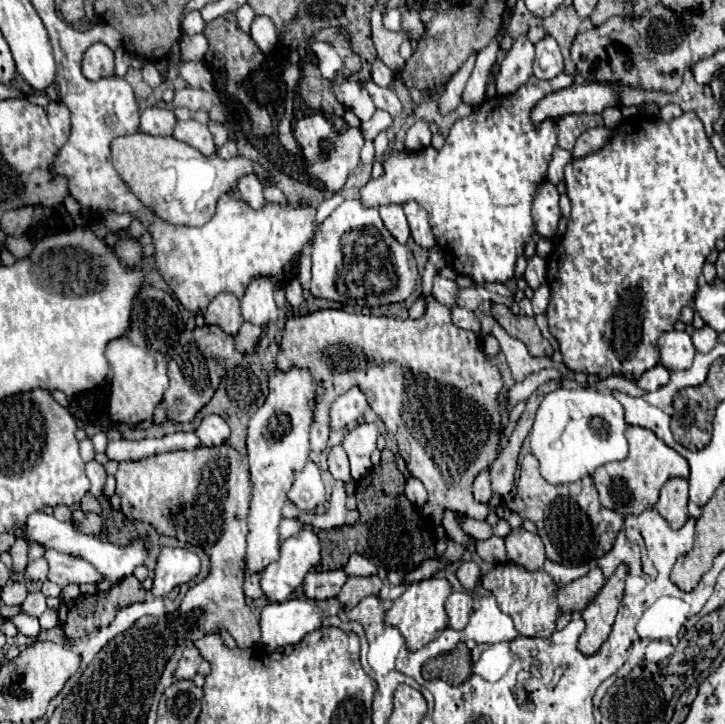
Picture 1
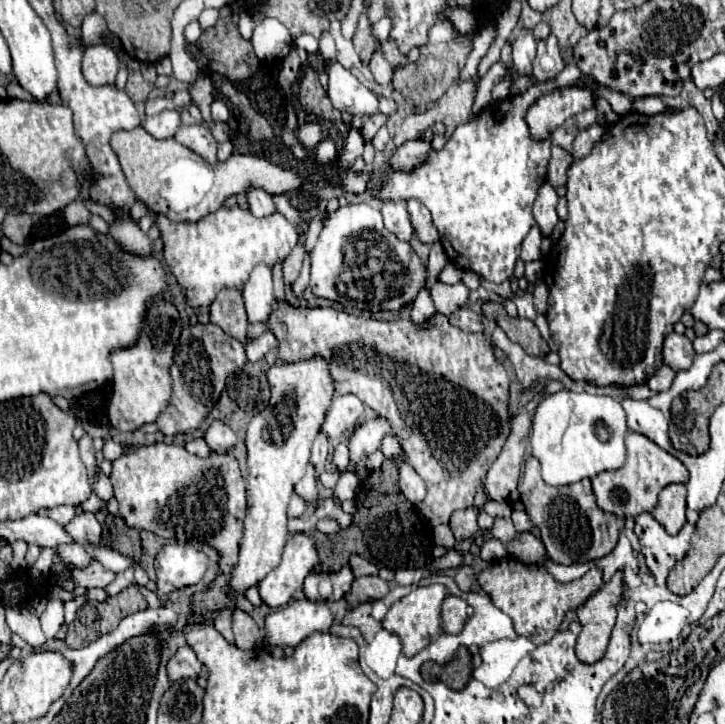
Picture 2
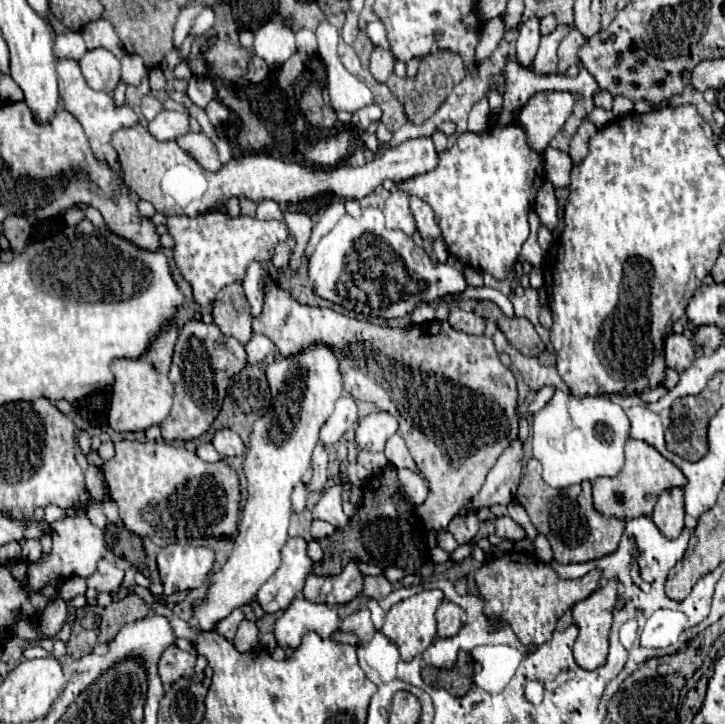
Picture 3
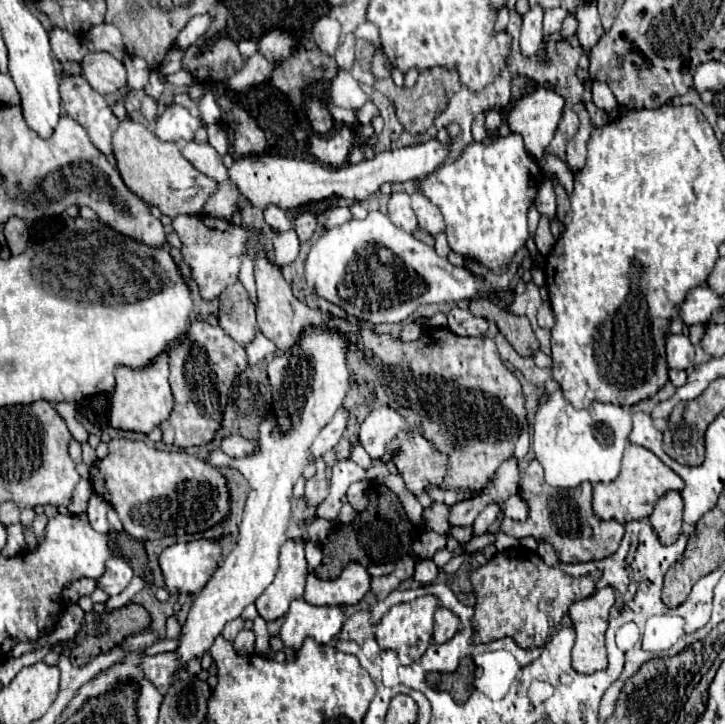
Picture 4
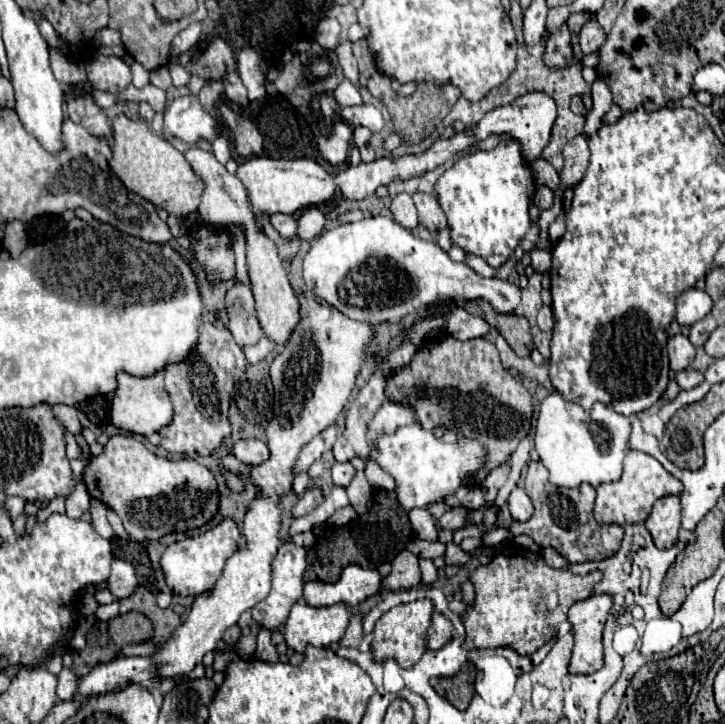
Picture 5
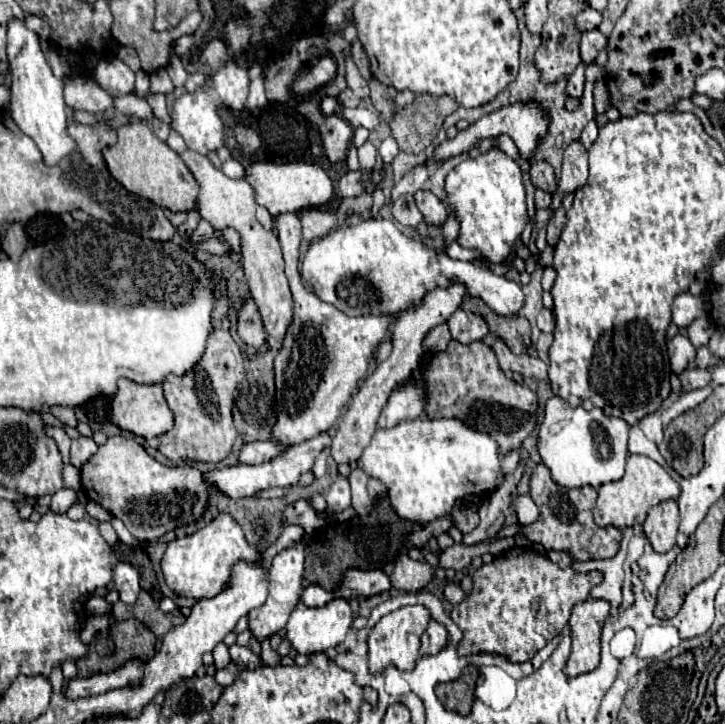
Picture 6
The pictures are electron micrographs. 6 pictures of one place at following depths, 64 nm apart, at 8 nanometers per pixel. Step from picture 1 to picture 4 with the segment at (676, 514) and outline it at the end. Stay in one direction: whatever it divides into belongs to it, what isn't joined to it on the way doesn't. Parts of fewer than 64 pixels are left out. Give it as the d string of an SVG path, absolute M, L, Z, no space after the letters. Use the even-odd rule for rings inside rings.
M678 490L666 492L654 506L650 524L662 544L672 544L682 532L682 496Z

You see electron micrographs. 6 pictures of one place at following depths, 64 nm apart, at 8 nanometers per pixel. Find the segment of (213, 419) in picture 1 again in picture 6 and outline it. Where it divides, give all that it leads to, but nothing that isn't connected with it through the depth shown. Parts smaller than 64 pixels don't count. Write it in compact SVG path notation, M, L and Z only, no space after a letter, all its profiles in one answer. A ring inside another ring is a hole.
M248 442L242 444L240 448L240 456L238 460L242 464L264 464L270 462L272 458L276 458L284 448L280 448L276 442Z

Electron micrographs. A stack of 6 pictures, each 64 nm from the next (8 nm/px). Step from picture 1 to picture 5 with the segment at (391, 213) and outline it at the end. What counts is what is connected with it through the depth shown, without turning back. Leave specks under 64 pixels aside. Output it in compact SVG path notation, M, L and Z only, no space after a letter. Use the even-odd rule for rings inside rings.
M406 192L398 194L392 200L392 204L390 204L390 212L392 212L394 220L400 226L404 226L404 228L414 230L418 226L418 212L416 212L416 208L412 204L412 196L410 194L406 194Z

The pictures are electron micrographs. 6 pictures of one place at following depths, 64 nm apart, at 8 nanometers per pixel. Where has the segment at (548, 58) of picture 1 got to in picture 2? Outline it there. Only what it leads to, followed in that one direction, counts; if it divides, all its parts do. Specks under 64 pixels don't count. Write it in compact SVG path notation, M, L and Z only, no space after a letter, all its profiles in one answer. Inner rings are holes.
M548 36L544 40L538 42L538 54L534 60L534 78L544 82L550 78L556 78L562 70L564 70L564 60L560 56L560 48L558 48L558 40L556 36Z

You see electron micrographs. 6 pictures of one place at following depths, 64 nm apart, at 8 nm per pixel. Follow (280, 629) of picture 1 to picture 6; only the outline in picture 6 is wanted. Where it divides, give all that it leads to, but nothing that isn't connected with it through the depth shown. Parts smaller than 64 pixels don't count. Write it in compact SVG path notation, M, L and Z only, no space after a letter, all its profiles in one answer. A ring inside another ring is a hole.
M334 600L322 608L310 608L310 606L304 606L302 602L298 602L298 606L292 610L290 620L286 624L286 638L290 640L292 648L298 654L324 652L324 650L334 648L340 642L344 642L346 632L352 626L352 620L354 620L354 614L352 614L348 600Z

